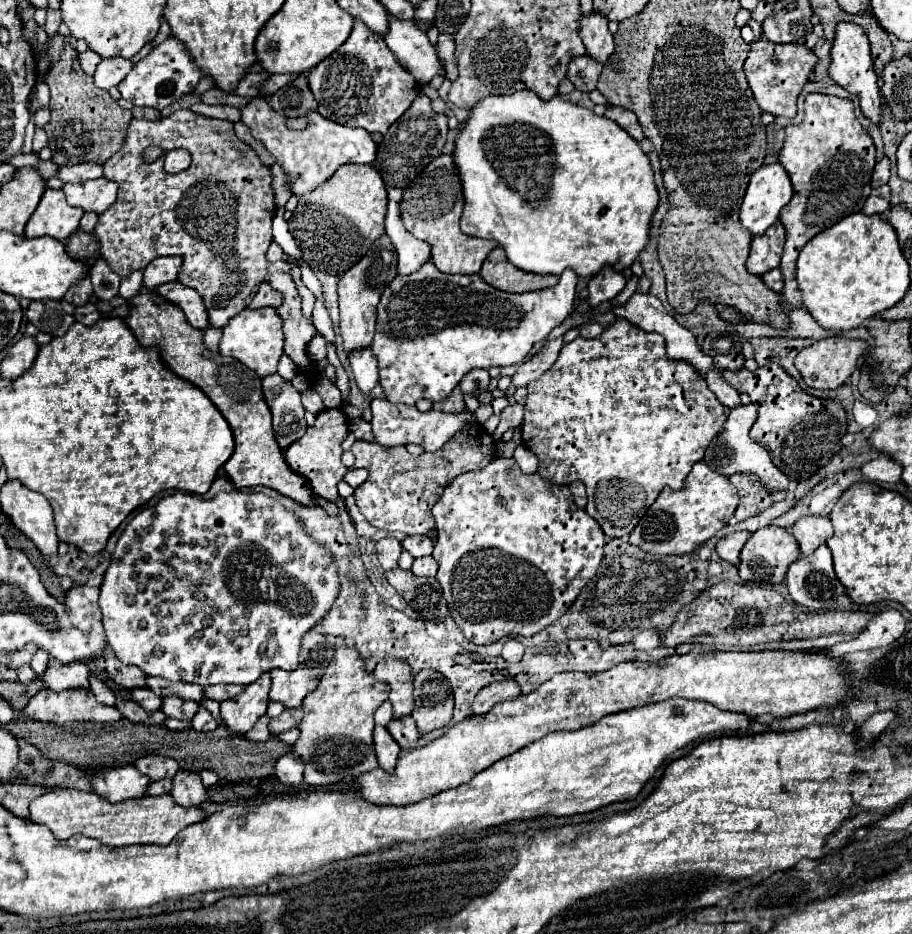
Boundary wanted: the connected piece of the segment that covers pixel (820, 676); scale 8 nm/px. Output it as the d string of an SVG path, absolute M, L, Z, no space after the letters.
M692 650L684 656L666 656L660 662L624 662L606 672L586 674L586 672L562 672L552 680L544 682L532 694L522 694L514 700L506 700L496 704L484 716L470 716L458 724L454 724L442 738L406 752L398 758L396 770L386 774L382 768L374 768L372 772L364 772L354 778L354 790L364 800L376 806L406 806L416 804L424 798L436 796L444 790L458 788L468 784L478 772L486 770L494 762L522 750L524 746L540 740L542 736L558 730L580 730L584 726L596 724L602 716L624 712L636 706L646 706L654 702L662 702L668 698L686 698L686 700L702 700L710 702L716 708L740 712L750 718L772 714L776 718L786 718L792 714L814 710L822 704L836 706L842 700L848 700L848 674L846 664L836 658L828 658L822 654L806 654L806 652L714 652L714 650Z

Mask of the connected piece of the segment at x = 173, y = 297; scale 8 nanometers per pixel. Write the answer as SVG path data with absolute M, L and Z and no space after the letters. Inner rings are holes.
M168 282L168 284L162 284L156 288L156 292L160 296L166 296L168 302L180 306L186 314L186 320L198 328L198 330L204 330L210 326L208 322L208 312L206 312L206 306L202 302L202 298L198 296L198 292L194 288L188 288L180 282Z

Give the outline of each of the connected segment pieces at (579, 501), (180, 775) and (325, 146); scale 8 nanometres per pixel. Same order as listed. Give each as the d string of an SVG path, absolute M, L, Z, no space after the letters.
M572 482L570 484L570 492L574 496L574 502L578 508L584 508L586 506L586 488L582 482Z
M178 770L172 780L172 792L174 802L180 806L200 806L206 798L206 788L202 786L202 780L196 772Z
M258 96L246 108L242 108L242 122L252 130L252 136L260 140L276 158L276 162L286 170L292 184L294 196L312 192L318 184L324 184L340 166L344 164L372 164L376 160L376 142L366 130L340 126L322 118L318 112L308 114L310 124L306 130L296 132L286 126L286 118L280 116L266 104L266 98Z

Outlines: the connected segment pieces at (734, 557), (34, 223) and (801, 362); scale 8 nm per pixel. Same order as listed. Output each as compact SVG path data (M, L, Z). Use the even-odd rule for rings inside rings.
M730 532L728 536L720 538L716 544L716 552L722 560L730 562L730 564L738 564L740 560L740 550L744 548L744 544L748 542L748 532Z
M46 188L38 208L34 210L34 214L26 224L24 234L28 238L52 236L56 240L66 242L78 230L78 222L82 214L84 210L70 206L66 202L66 196L62 190Z
M826 338L820 342L814 342L810 348L804 348L794 364L798 372L802 374L802 380L810 388L820 388L820 390L834 390L846 382L846 378L856 370L856 360L860 354L866 350L864 340L850 340L850 338Z

